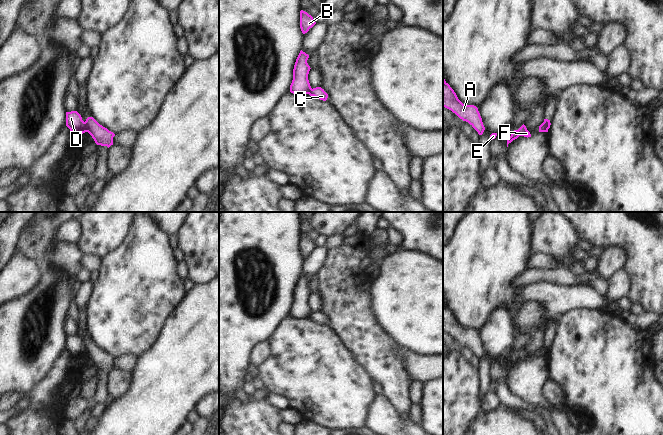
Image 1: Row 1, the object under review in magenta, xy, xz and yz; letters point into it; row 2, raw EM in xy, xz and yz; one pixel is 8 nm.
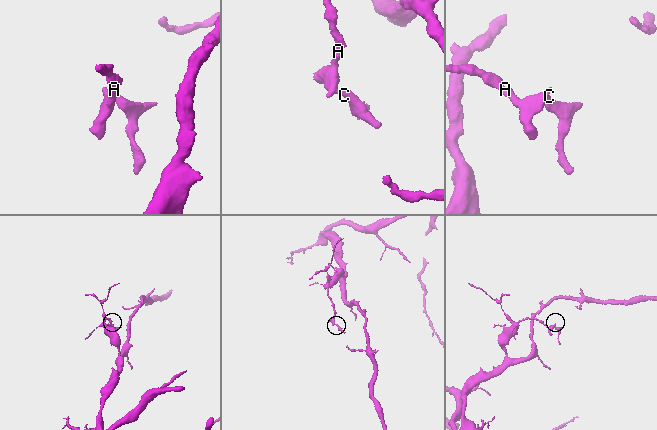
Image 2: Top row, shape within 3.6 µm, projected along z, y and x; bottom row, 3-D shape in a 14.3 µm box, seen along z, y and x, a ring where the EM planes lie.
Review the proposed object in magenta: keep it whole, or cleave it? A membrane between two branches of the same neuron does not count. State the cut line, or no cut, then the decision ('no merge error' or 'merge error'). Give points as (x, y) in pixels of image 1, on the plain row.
cut in xy along (84, 346), (87, 355); merge error

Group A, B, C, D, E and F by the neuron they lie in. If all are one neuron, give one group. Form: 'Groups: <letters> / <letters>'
Groups: A B D E F / C

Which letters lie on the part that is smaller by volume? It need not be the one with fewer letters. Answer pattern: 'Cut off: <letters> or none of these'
Cut off: C

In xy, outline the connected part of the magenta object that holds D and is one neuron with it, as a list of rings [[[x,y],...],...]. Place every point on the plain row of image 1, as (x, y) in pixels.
[[[77,335],[66,336],[66,350],[79,360],[87,356],[87,349]]]

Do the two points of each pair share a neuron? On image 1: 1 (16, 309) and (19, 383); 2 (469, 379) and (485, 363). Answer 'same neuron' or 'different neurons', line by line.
1: same neuron
2: different neurons

